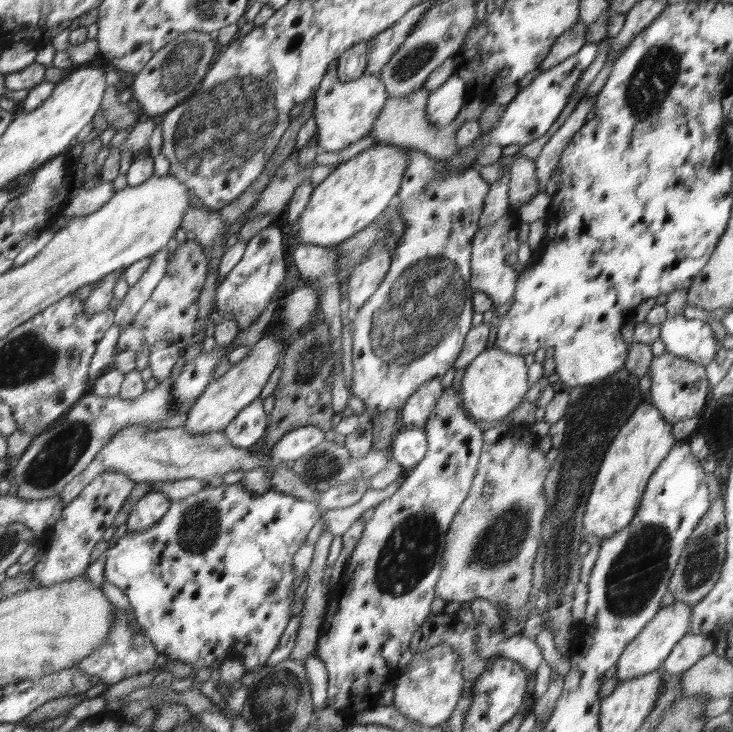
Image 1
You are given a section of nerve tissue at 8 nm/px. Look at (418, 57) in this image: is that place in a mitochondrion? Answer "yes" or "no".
yes

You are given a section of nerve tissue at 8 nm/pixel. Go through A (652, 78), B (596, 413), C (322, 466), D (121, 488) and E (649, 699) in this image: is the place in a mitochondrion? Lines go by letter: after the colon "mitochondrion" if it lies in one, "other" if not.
A: mitochondrion
B: mitochondrion
C: mitochondrion
D: other
E: other

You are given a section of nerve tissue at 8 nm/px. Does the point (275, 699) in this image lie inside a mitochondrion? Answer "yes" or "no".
yes

